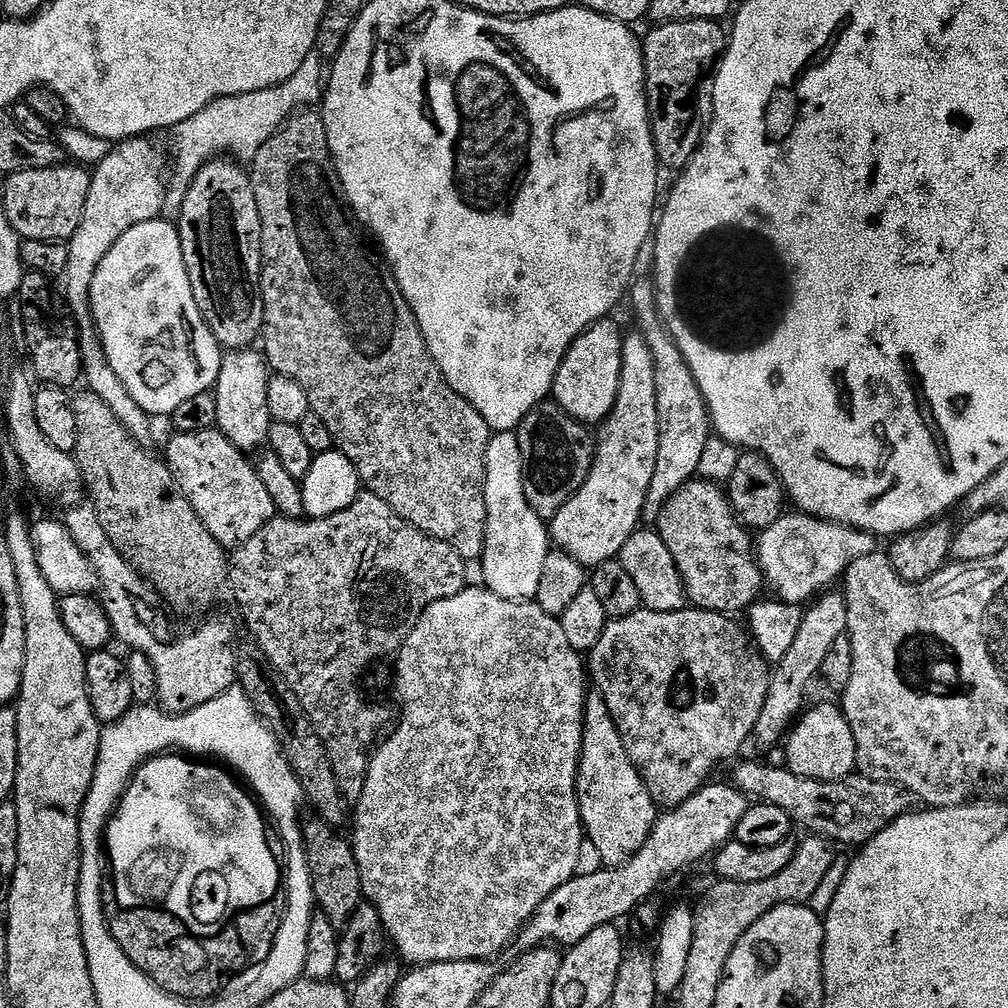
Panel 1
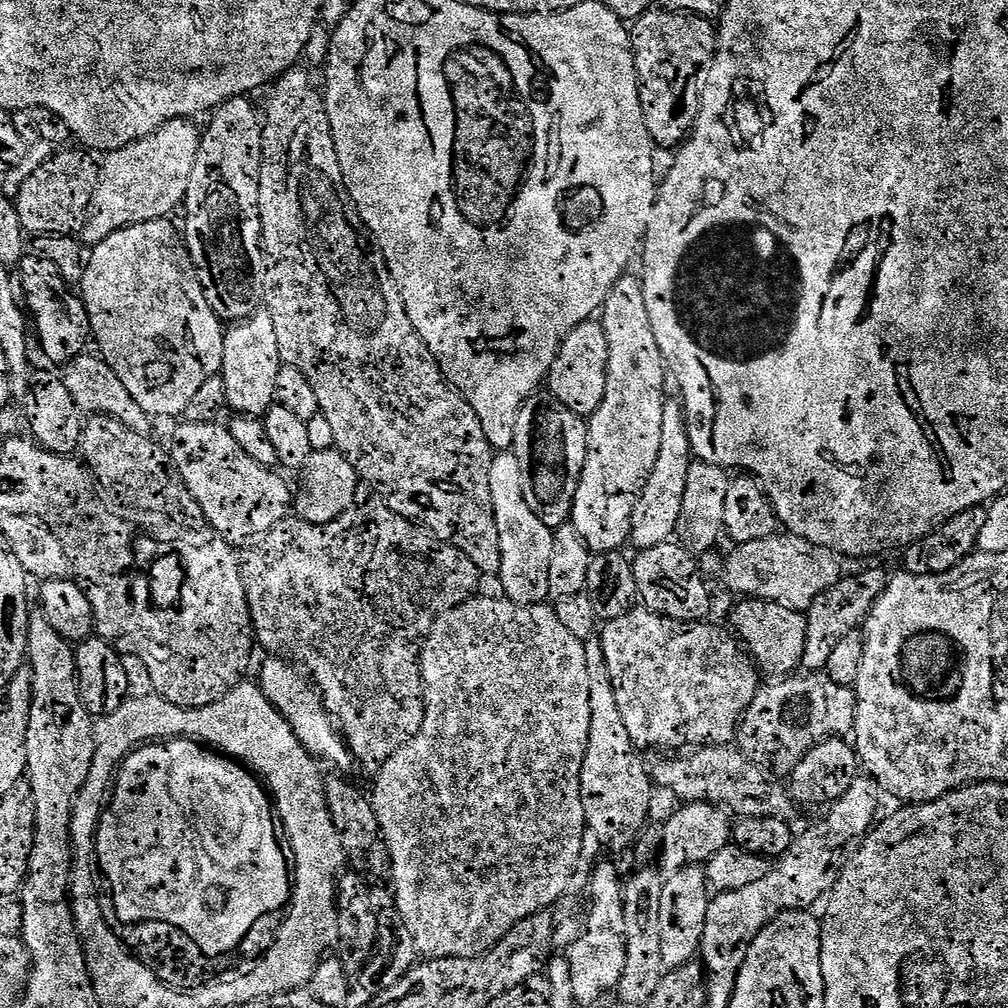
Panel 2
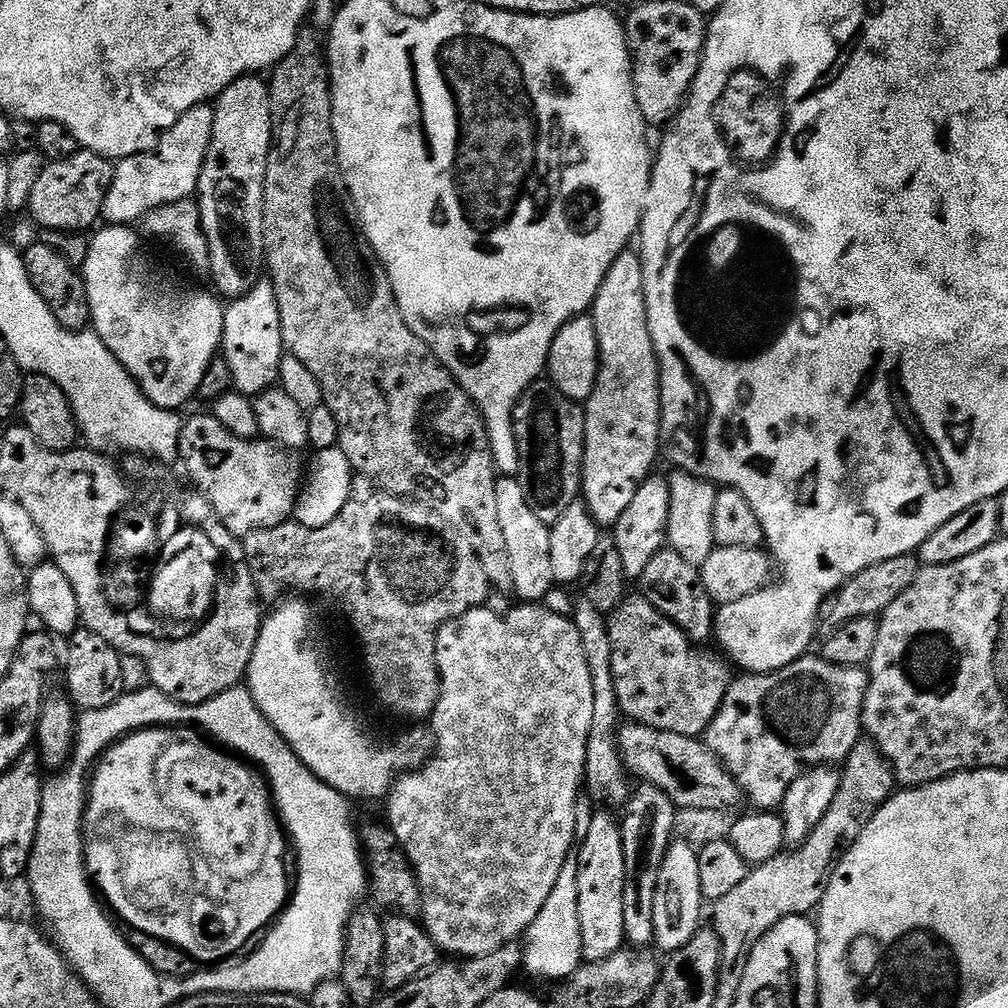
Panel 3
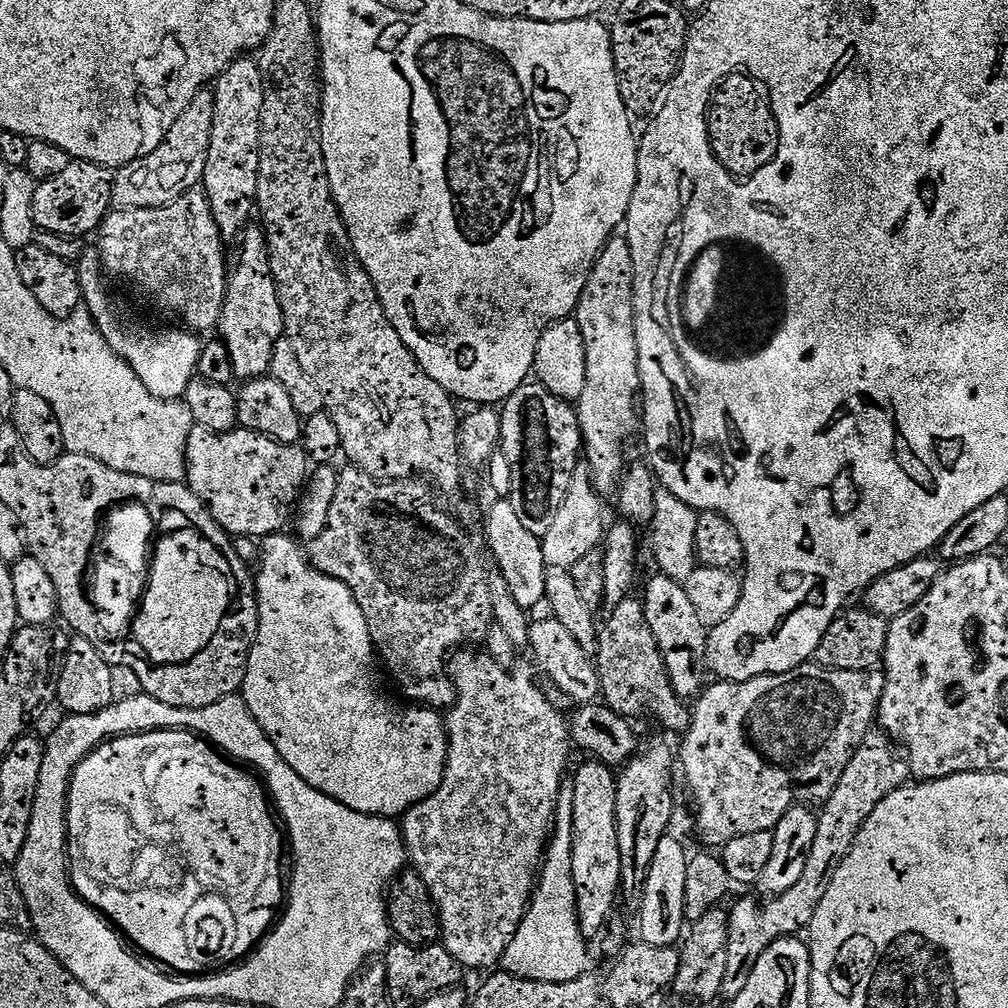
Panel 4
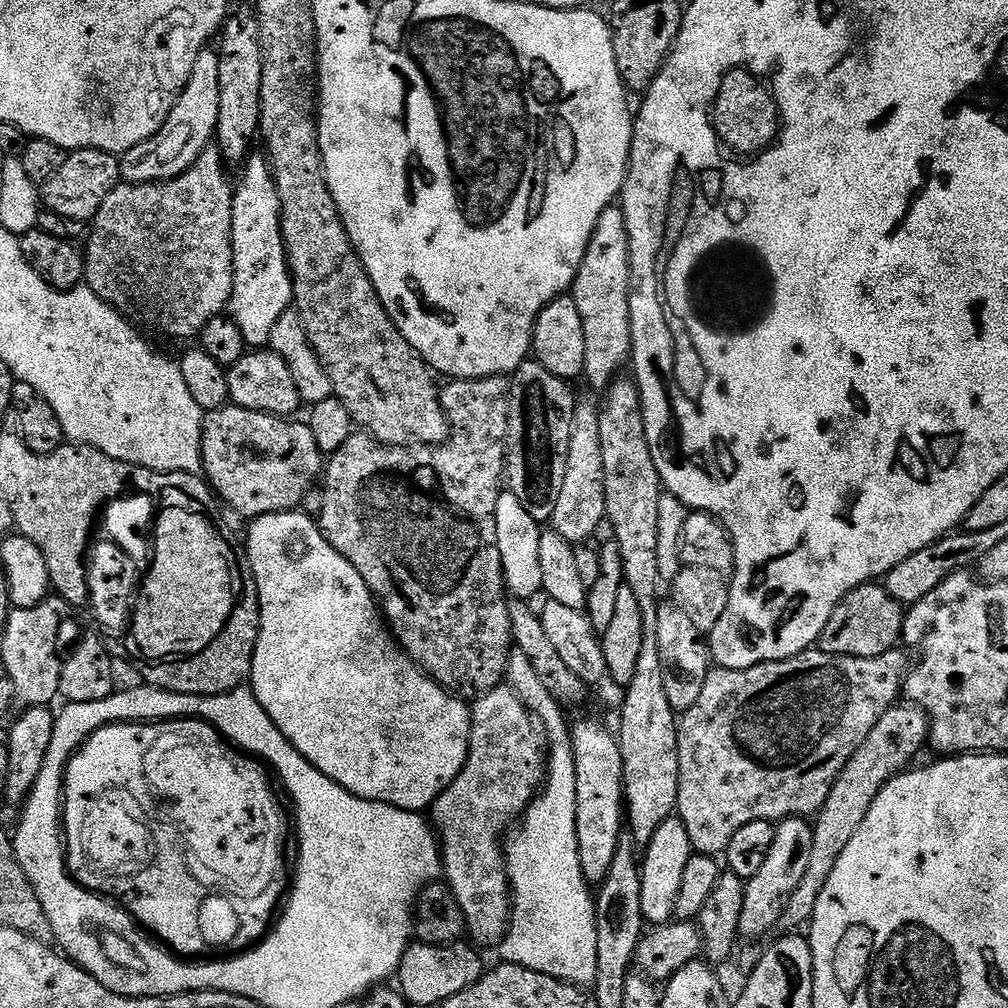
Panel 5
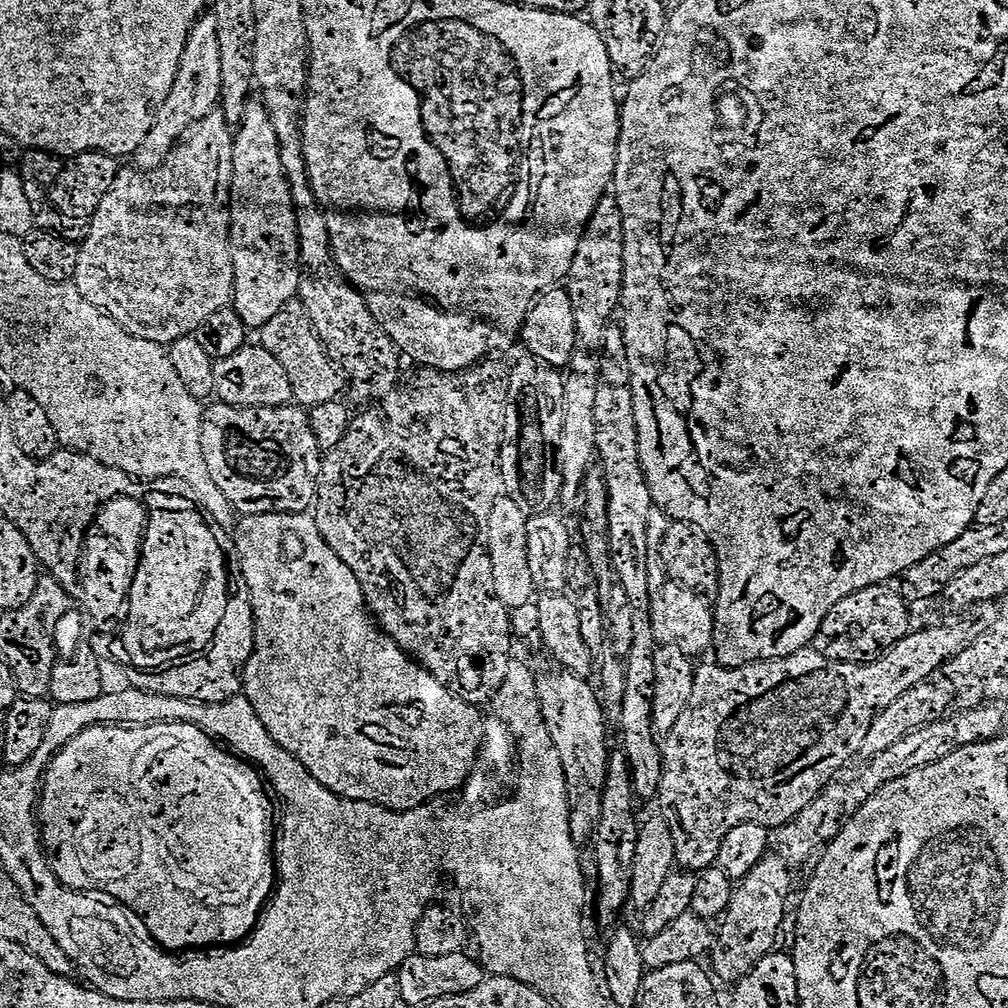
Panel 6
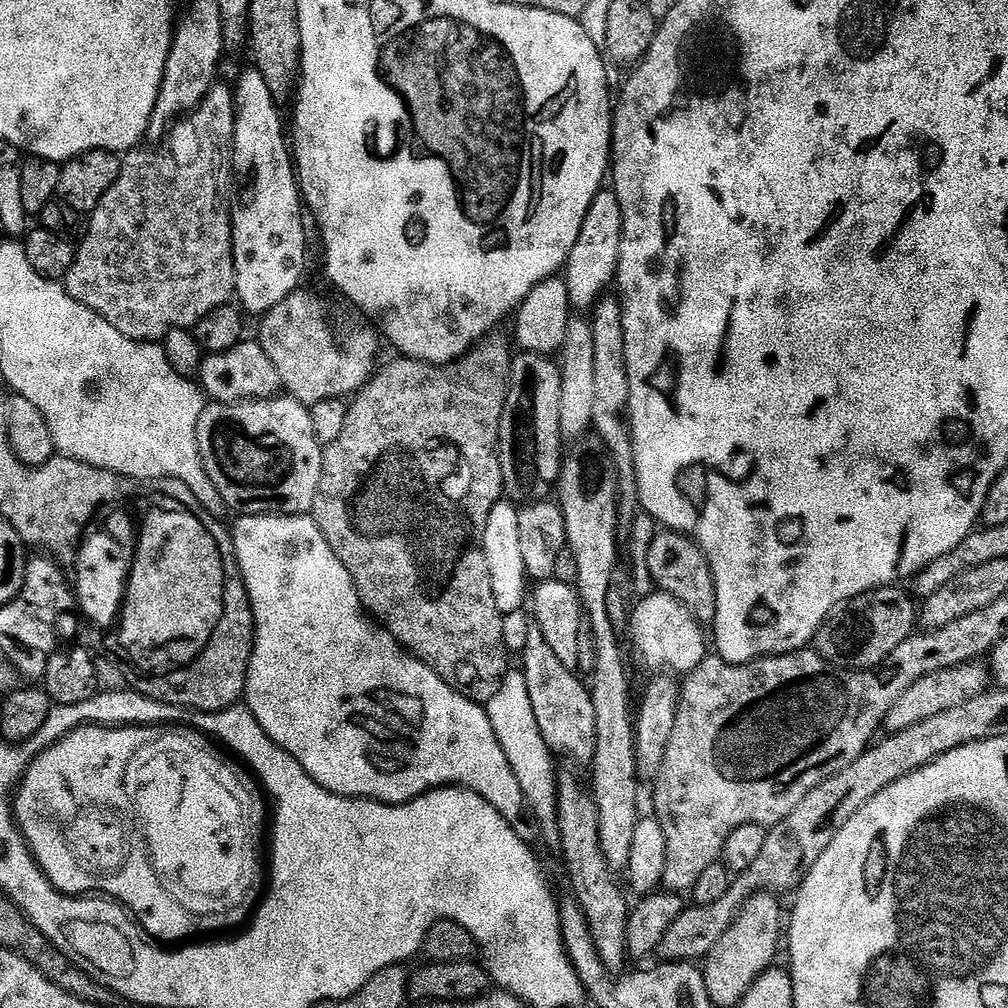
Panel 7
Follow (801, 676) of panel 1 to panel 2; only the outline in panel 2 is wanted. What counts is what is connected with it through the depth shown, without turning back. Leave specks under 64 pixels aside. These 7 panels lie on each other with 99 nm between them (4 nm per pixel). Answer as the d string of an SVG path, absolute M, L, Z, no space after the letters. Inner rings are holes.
M872 568L858 576L837 579L831 587L822 592L805 612L803 658L801 667L809 673L825 671L831 651L838 646L849 632L857 631L867 620L869 610L883 594L888 585L889 575L880 568Z

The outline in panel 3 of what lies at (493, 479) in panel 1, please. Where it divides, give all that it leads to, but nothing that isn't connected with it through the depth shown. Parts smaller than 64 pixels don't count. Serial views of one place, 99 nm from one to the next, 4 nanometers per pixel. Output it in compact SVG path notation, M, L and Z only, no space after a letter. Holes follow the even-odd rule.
M500 478L496 482L496 497L498 498L498 522L502 526L502 534L506 537L506 550L510 554L510 574L512 575L512 587L515 595L520 595L519 598L524 602L540 602L543 601L544 595L554 587L552 571L550 570L550 534L548 533L549 525L538 522L538 517L530 510L530 506L526 506L526 494L522 490L519 479L516 478Z

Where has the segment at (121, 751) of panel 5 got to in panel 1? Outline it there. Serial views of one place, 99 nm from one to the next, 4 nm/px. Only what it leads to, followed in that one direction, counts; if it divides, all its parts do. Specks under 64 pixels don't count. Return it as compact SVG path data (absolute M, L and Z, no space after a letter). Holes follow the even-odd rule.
M184 754L153 756L137 769L127 788L129 797L137 796L140 800L134 801L129 808L117 807L108 822L106 856L122 856L122 850L132 850L132 856L140 856L148 854L148 850L154 846L162 846L162 850L182 850L182 854L188 854L188 888L192 890L192 882L196 882L196 886L204 886L206 894L202 904L204 910L200 912L200 924L191 933L193 937L219 937L240 912L271 905L276 891L279 888L281 891L282 864L276 861L272 853L265 813L261 805L245 792L222 769L211 768L208 762L197 762Z

